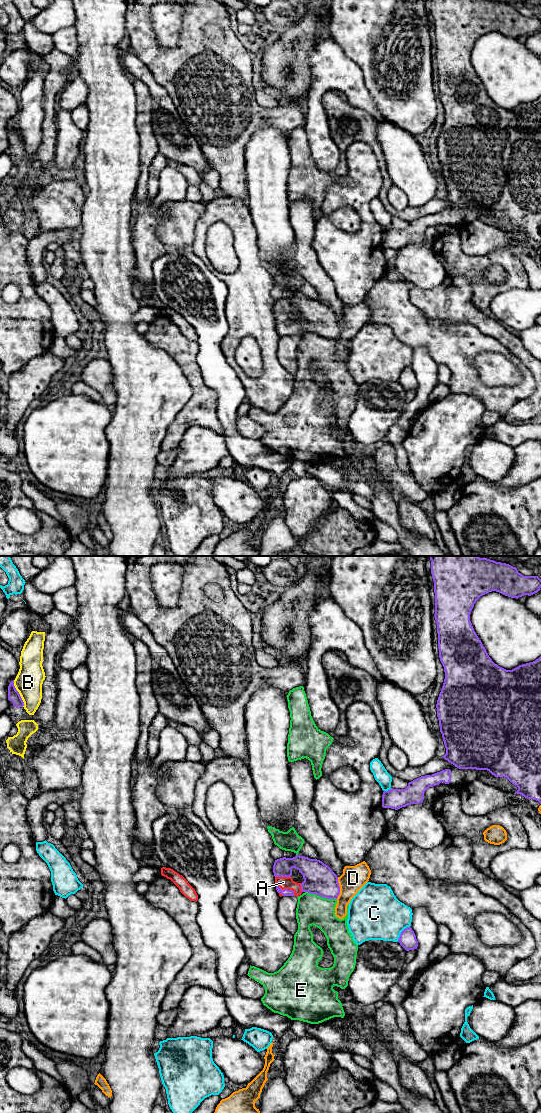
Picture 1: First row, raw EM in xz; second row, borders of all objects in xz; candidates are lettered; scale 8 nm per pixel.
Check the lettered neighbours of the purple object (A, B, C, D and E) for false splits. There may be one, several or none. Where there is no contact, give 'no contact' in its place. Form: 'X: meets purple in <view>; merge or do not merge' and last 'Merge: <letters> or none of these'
A: meets purple in xz; merge
B: meets purple in xz; do not merge
C: meets purple in xz; do not merge
D: meets purple in xz; do not merge
E: meets purple in xz; do not merge
Merge: A

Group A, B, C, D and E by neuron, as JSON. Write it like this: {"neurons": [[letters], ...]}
{"neurons": [["A"], ["B"], ["C"], ["D"], ["E"]]}

